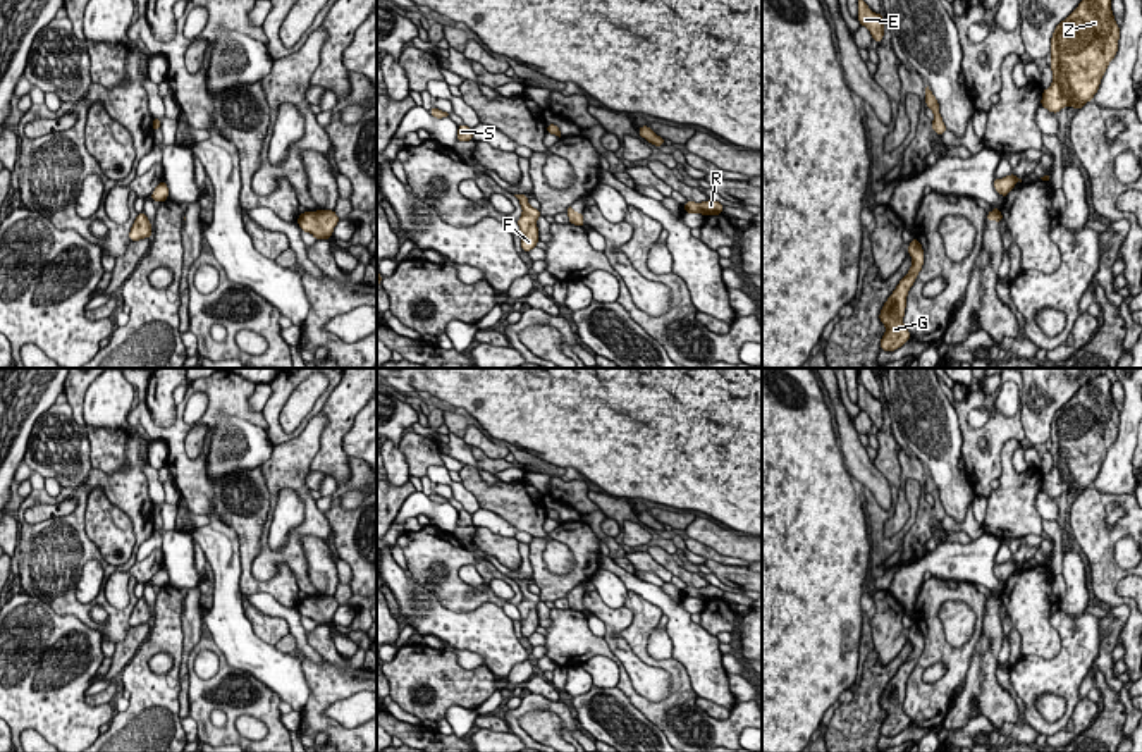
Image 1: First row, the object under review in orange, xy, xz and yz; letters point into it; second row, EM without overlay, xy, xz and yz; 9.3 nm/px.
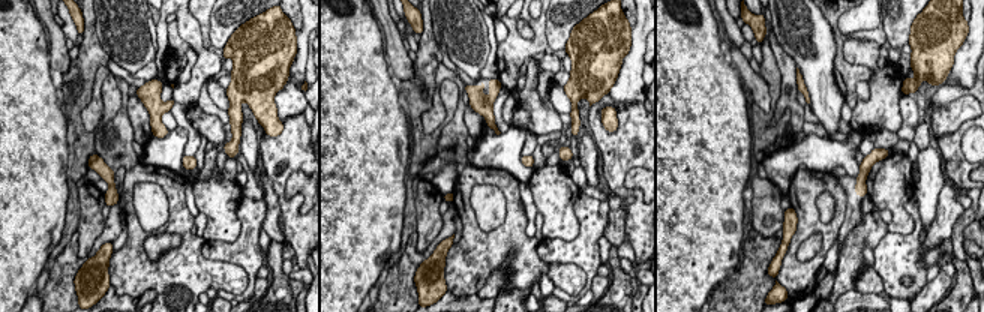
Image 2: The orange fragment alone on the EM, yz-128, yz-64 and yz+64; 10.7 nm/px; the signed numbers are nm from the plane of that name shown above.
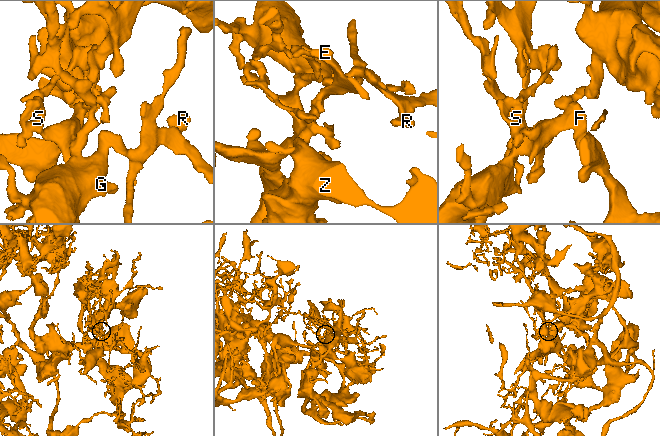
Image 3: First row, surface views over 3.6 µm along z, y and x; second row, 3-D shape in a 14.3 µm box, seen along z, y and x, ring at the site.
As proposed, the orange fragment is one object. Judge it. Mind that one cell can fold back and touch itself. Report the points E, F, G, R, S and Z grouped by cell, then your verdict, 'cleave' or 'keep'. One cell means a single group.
E F G R S Z | keep

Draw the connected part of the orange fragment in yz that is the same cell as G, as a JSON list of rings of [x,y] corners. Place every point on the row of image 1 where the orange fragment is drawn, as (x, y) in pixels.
[[[917,237],[908,244],[908,255],[912,256],[913,265],[887,298],[879,315],[879,320],[886,325],[886,334],[881,339],[882,351],[894,351],[912,339],[908,329],[903,325],[903,317],[908,291],[924,265],[924,250]]]

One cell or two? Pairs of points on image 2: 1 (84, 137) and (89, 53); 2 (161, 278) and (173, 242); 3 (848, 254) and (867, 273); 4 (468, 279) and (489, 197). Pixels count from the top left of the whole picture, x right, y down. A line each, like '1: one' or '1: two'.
1: one
2: two
3: two
4: two

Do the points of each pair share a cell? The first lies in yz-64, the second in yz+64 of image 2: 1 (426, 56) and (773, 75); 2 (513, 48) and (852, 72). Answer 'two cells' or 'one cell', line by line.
1: one cell
2: one cell

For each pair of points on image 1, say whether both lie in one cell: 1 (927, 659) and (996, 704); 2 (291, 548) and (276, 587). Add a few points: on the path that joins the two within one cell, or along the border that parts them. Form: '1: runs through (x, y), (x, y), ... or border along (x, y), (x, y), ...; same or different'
1: border along (977, 646), (963, 685); different
2: border along (262, 529), (253, 575), (293, 573); different

